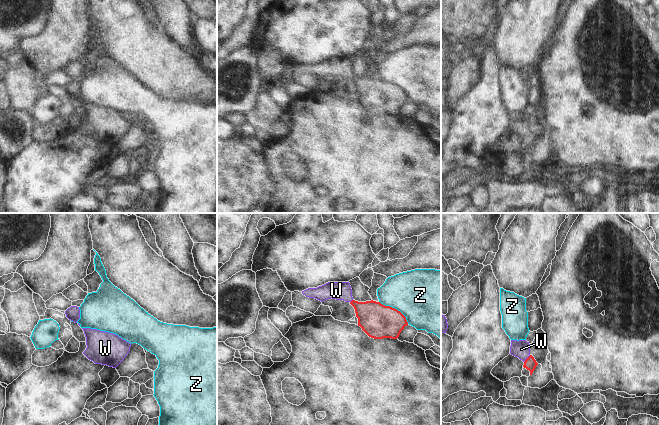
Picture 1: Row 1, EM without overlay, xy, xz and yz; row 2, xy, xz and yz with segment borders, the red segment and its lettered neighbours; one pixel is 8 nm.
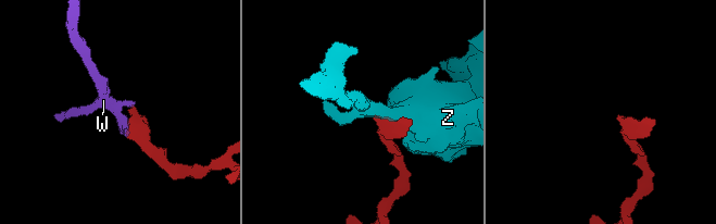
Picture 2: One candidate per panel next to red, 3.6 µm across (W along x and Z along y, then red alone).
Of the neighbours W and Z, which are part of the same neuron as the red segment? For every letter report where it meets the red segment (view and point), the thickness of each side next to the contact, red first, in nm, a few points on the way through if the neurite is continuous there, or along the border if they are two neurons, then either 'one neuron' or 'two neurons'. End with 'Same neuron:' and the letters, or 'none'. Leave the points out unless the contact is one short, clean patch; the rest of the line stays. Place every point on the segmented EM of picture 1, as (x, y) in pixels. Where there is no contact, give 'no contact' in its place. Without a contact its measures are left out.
W: yz (526, 359) | 100/140 nm | across yz (530, 363), (526, 359), (521, 349) | one neuron
Z: xz (394, 308) | 280/440 nm | two neurons
Same neuron: W

